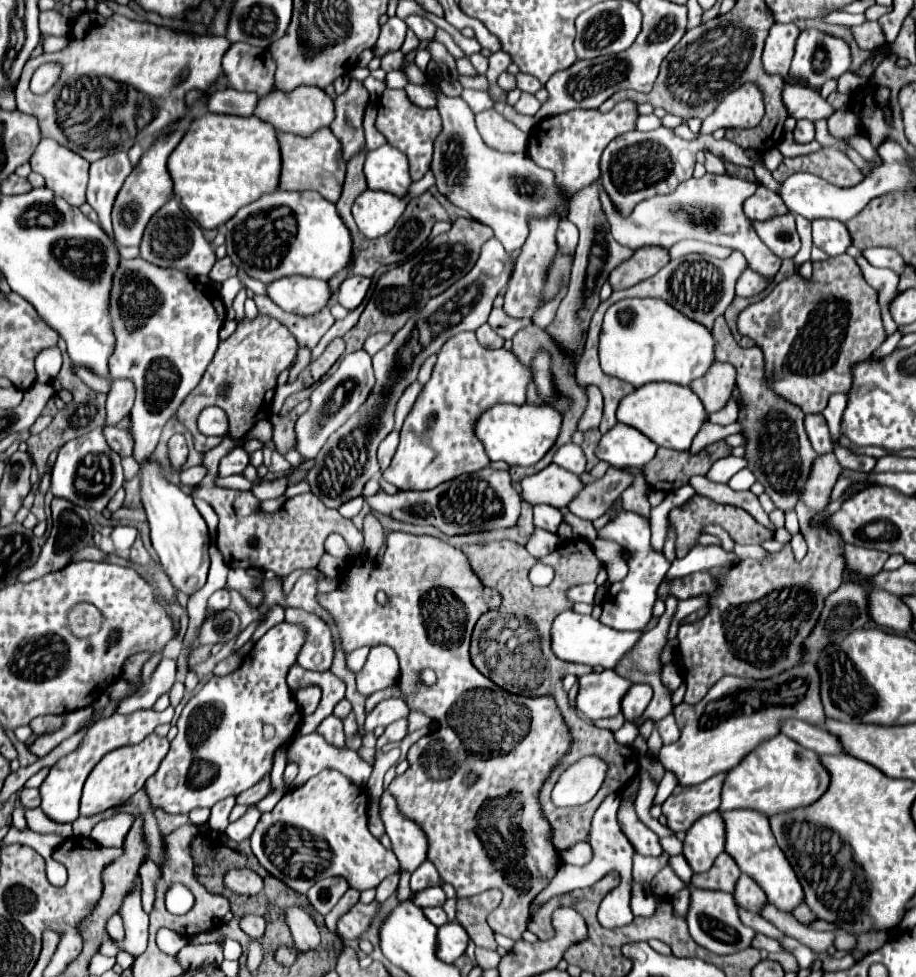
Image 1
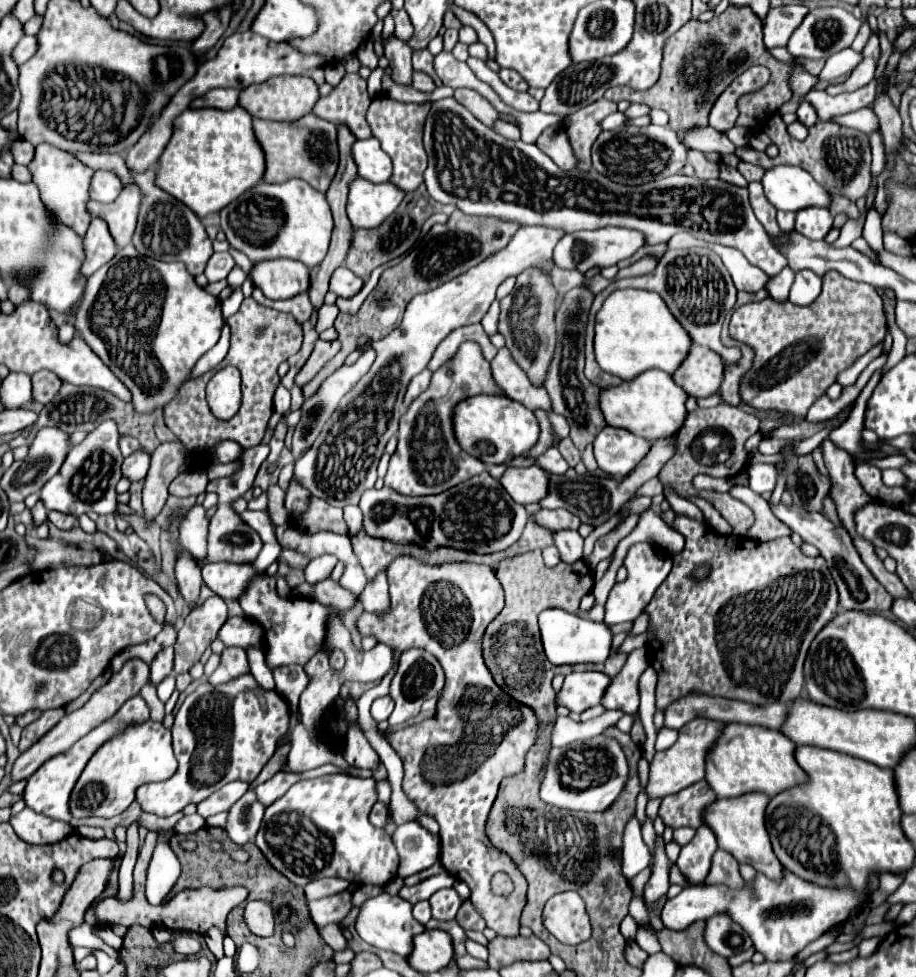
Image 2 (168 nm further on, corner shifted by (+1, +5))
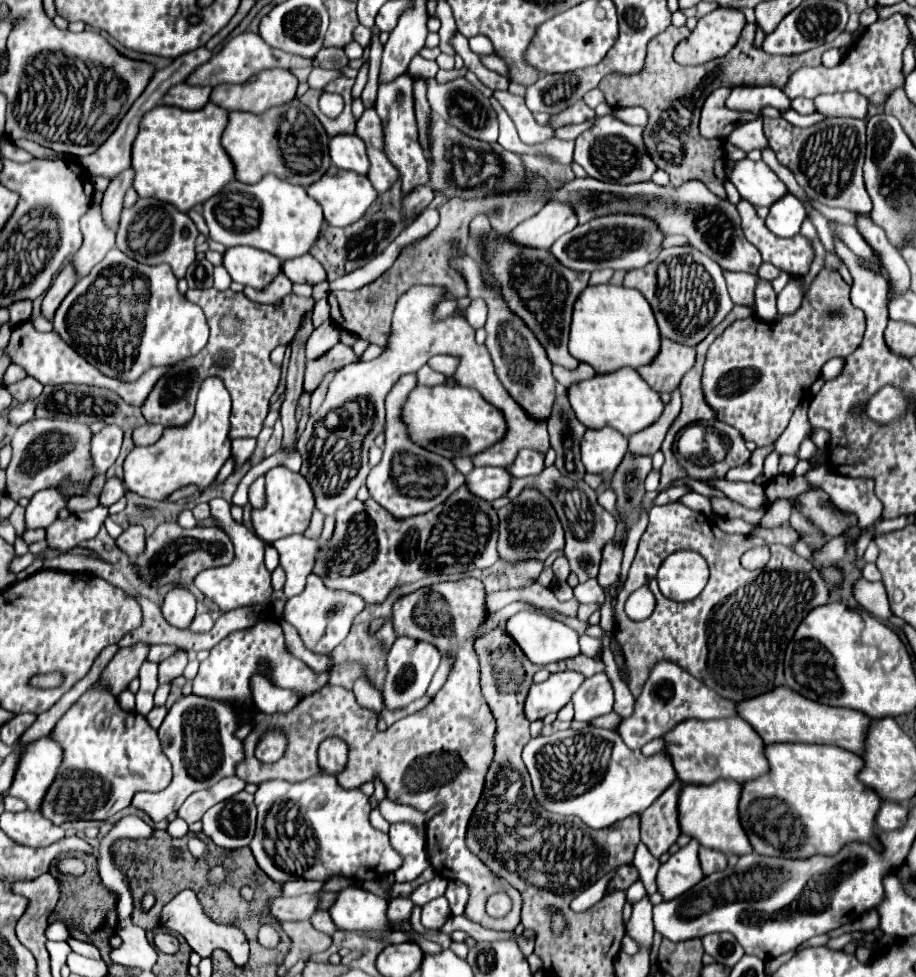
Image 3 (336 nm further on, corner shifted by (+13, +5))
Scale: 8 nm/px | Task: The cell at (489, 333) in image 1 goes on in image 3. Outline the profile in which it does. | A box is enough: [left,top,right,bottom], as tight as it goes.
[428,356,456,376]

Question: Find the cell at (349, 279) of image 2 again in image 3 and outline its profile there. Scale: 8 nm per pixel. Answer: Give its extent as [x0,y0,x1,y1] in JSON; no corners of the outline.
[282,254,324,284]

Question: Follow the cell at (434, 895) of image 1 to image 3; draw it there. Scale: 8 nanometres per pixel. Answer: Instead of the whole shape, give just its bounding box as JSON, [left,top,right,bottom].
[422,896,450,930]

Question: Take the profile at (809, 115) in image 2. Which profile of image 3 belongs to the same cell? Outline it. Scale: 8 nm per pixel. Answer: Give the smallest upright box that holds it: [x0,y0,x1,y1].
[792,98,816,114]

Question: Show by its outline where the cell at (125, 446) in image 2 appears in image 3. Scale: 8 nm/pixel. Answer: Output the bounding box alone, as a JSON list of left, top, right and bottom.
[124,378,230,500]

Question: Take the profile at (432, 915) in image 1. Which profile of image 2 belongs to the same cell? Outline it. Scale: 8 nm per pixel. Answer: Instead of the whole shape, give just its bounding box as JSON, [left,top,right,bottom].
[412,900,432,924]

